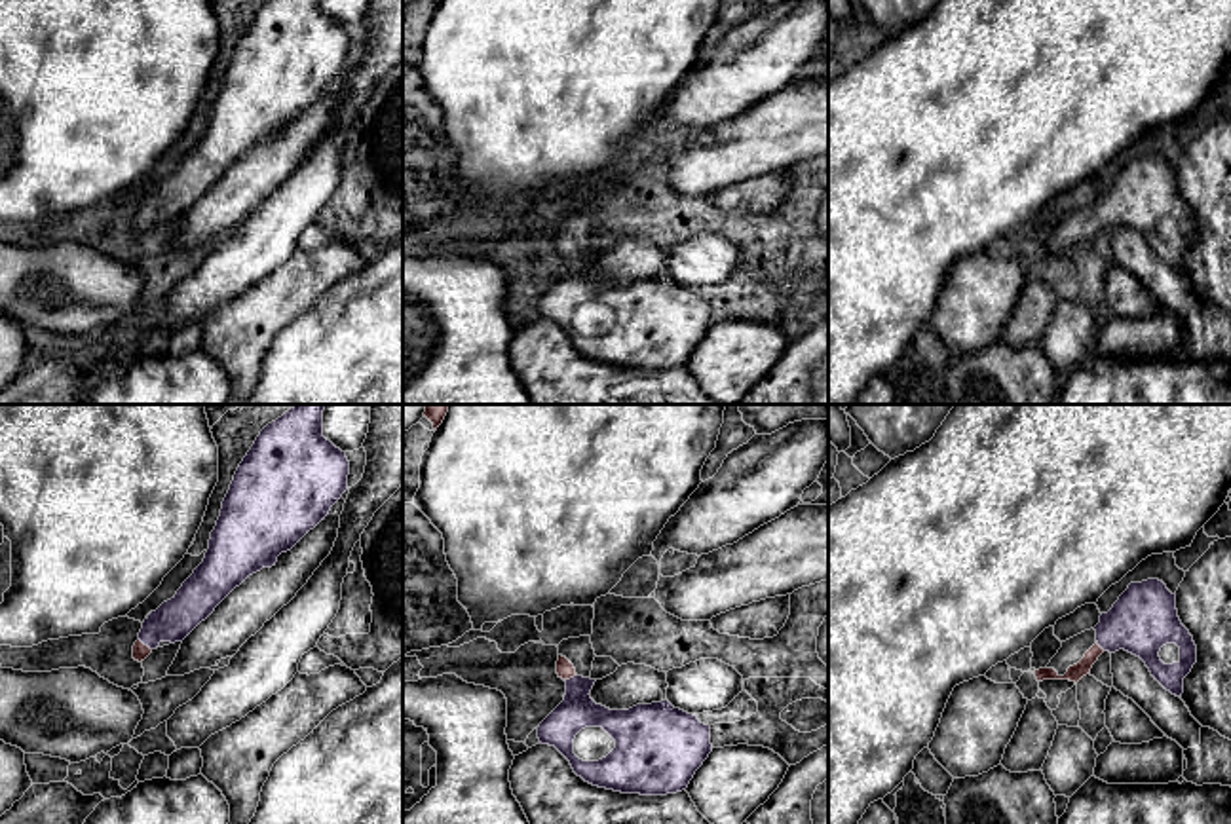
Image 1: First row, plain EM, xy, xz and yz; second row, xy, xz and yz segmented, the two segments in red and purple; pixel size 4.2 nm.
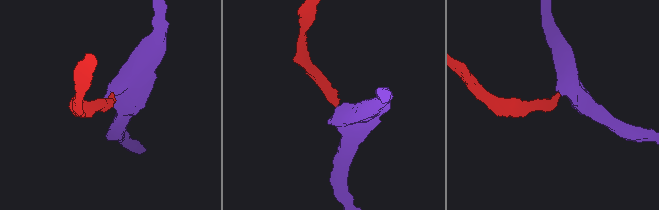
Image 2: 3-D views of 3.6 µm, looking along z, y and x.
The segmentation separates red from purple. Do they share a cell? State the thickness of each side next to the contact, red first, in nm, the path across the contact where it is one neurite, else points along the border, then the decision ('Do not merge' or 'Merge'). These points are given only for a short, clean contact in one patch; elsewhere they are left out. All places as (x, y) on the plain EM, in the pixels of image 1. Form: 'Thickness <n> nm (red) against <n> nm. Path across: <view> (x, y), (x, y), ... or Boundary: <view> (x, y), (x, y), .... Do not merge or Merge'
Thickness 70 nm (red) against 170 nm. Path across: xy (141, 226), (143, 219), (162, 200), (177, 192). Merge

